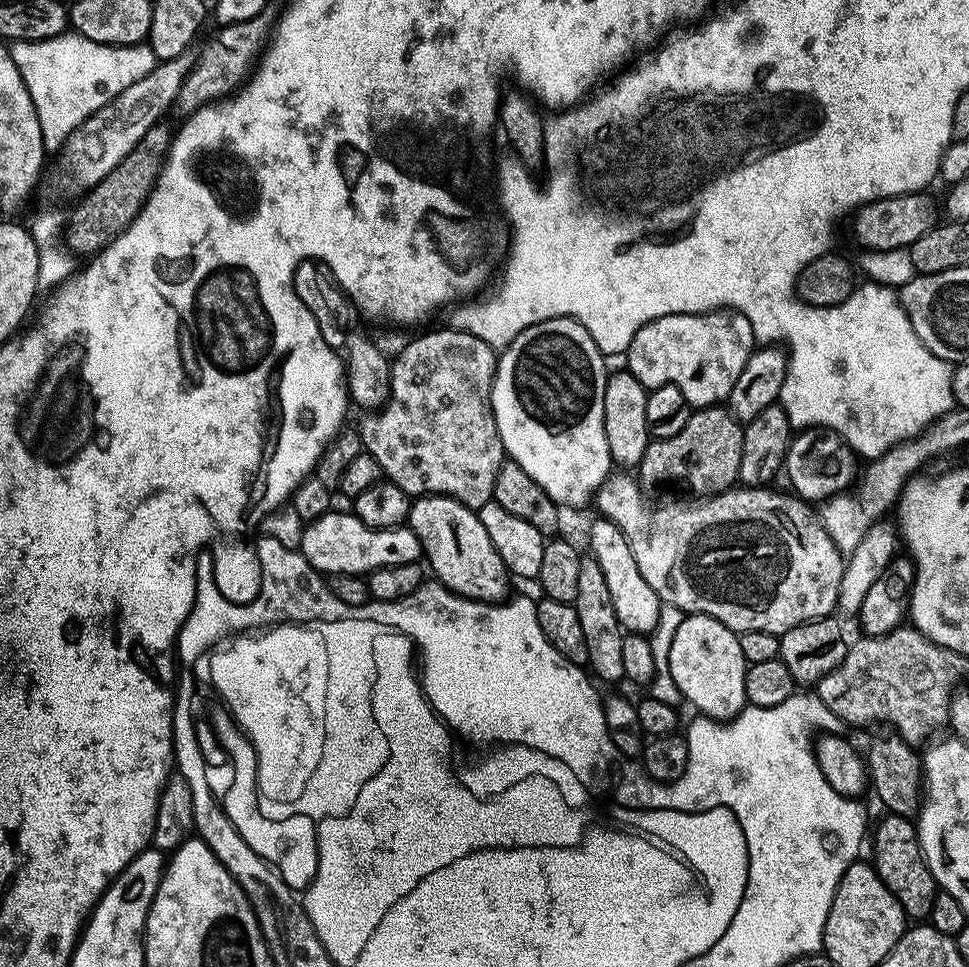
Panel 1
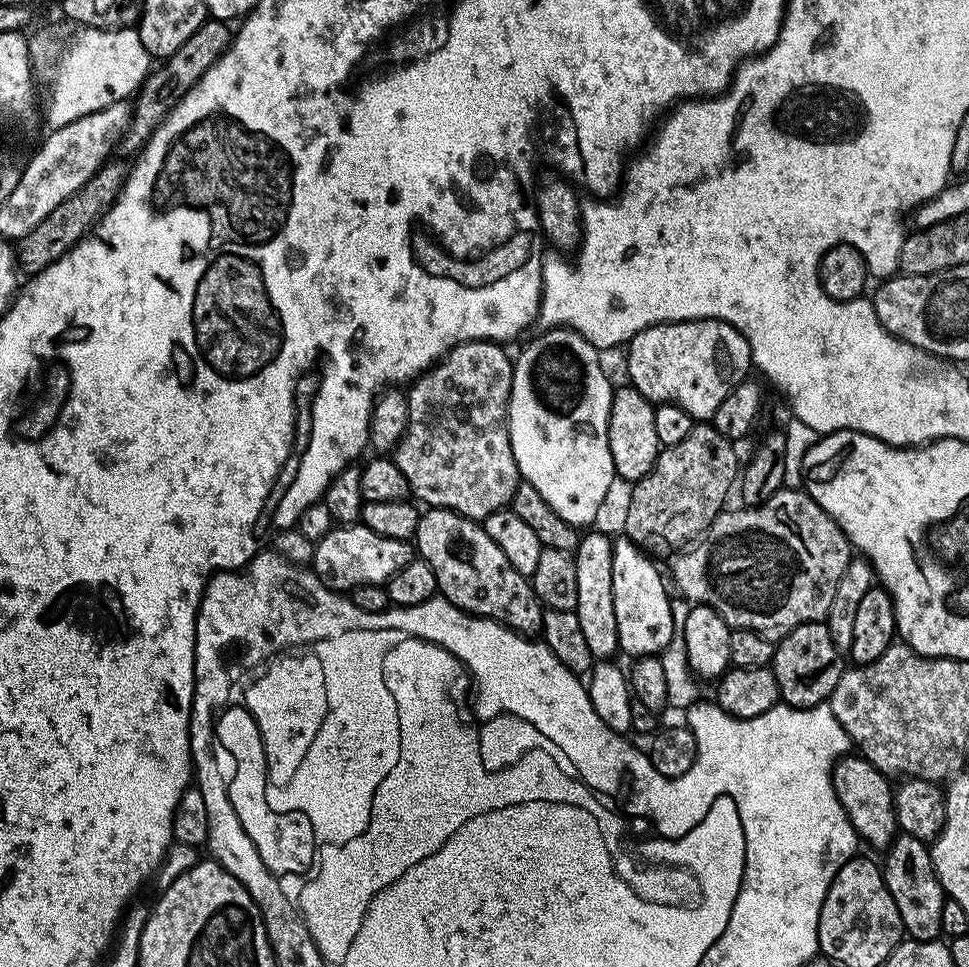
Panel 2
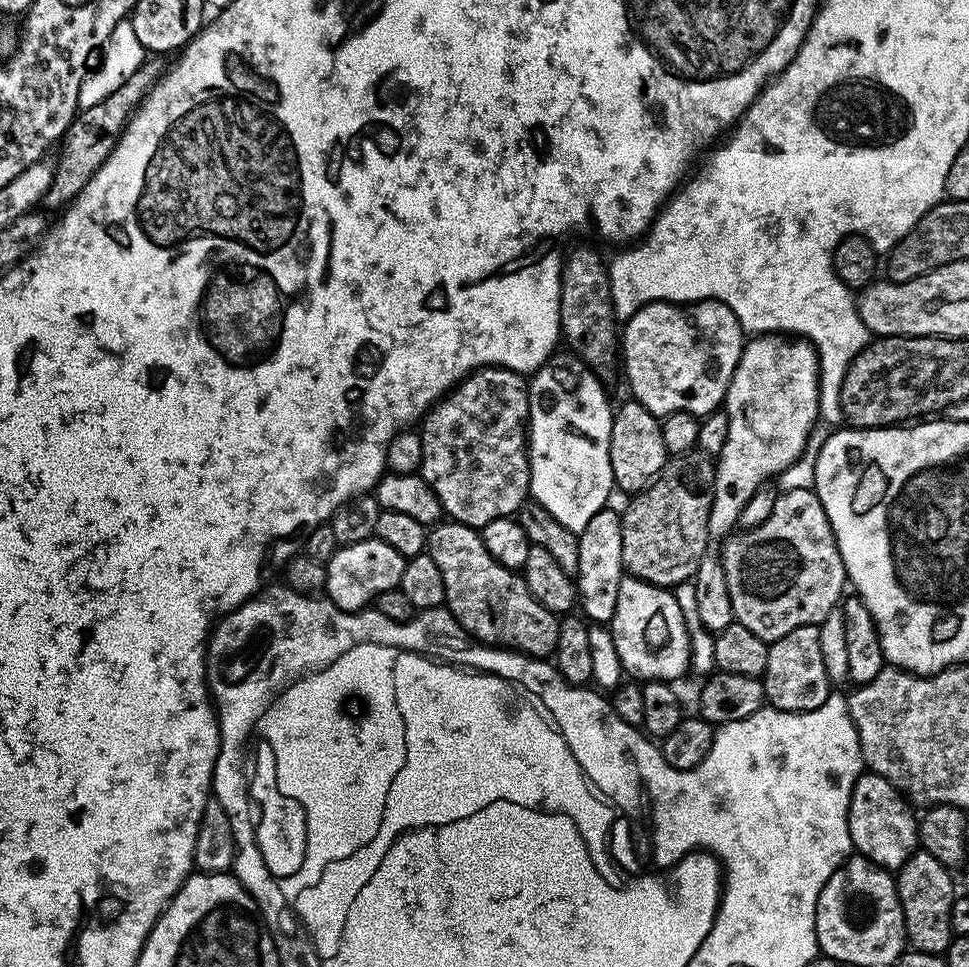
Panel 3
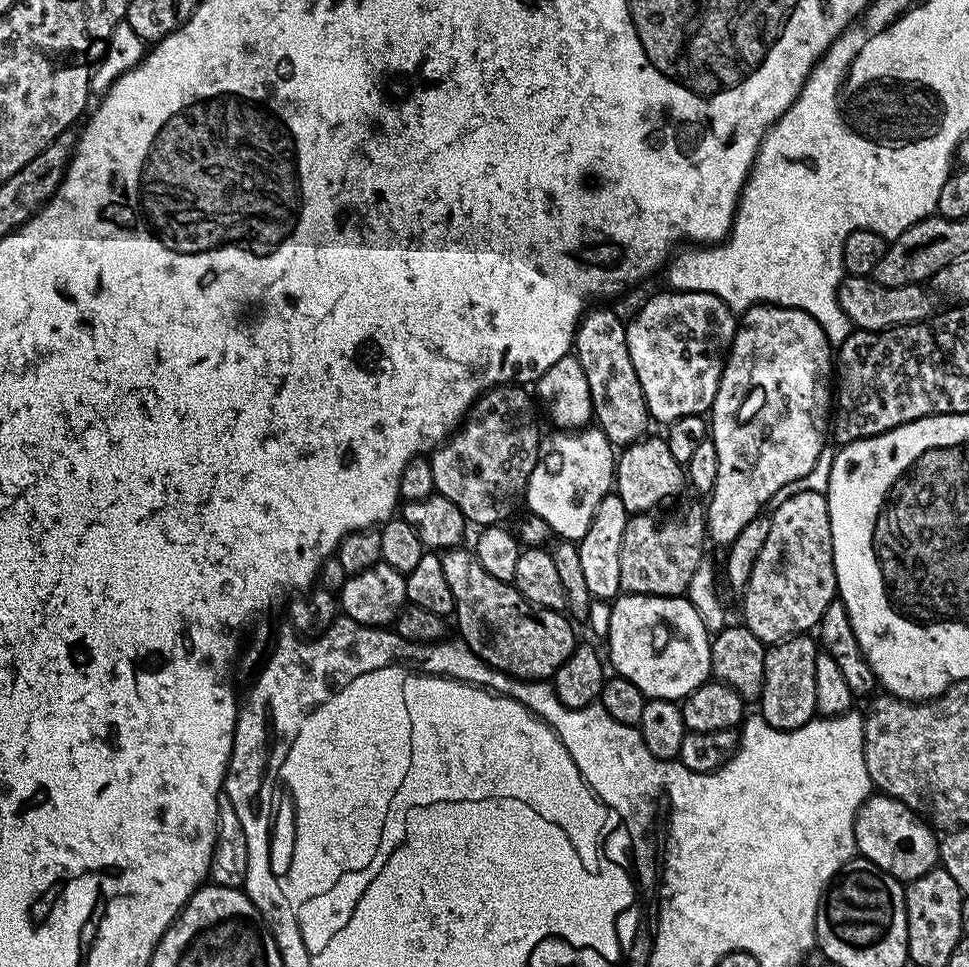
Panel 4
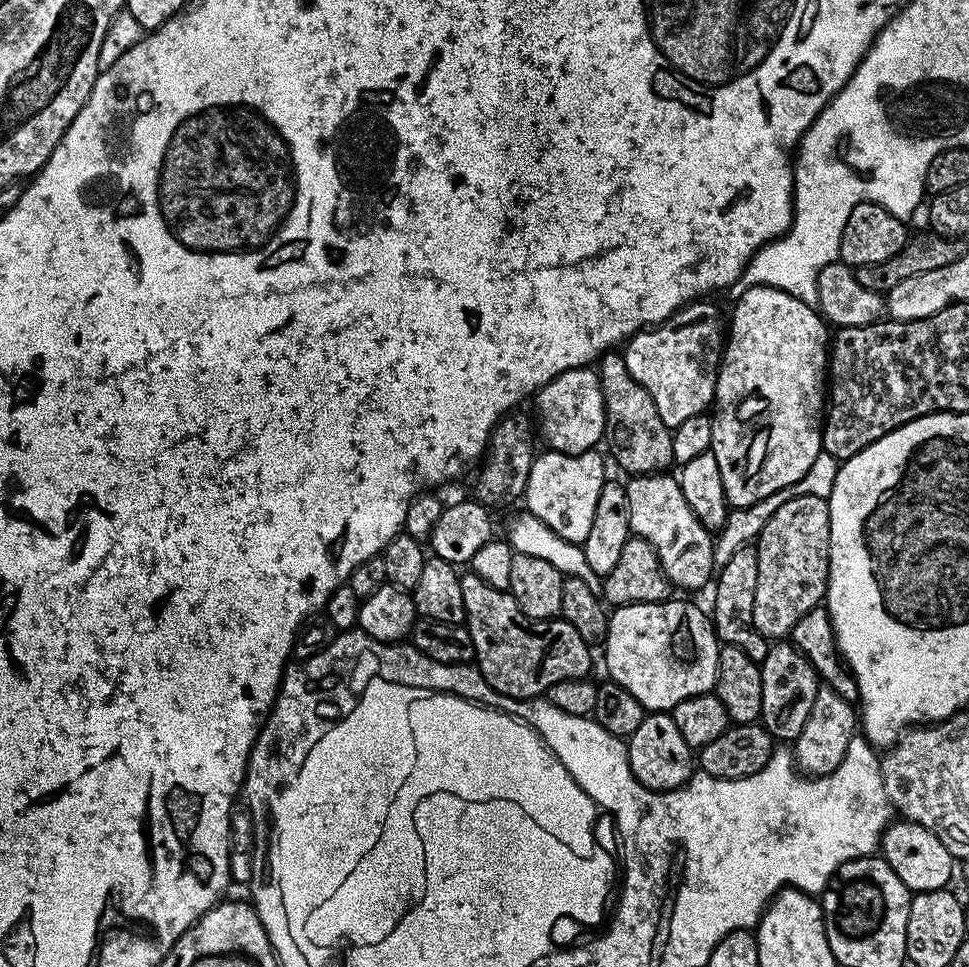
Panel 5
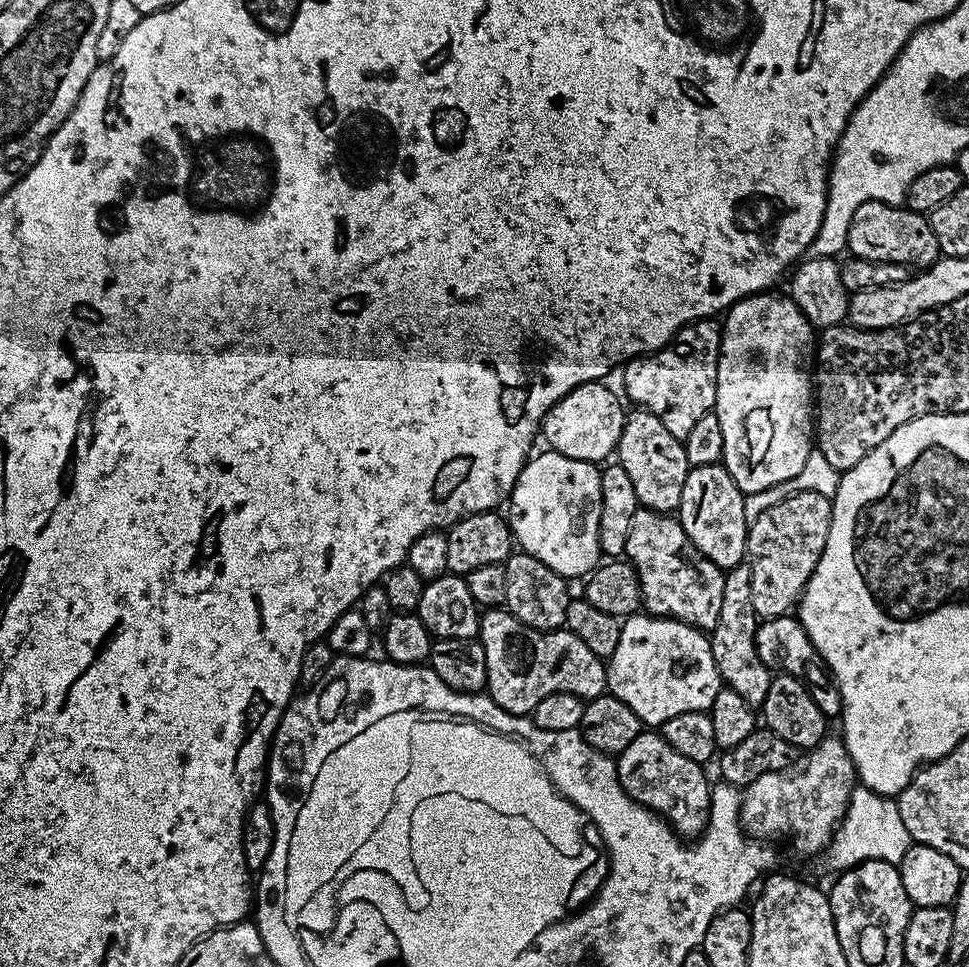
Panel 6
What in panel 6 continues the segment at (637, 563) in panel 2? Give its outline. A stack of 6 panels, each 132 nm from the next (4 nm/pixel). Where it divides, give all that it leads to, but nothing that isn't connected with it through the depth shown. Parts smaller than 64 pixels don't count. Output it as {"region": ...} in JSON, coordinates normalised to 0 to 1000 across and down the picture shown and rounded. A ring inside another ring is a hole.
{"region":[[[657,635],[649,637],[641,644],[640,659],[638,660],[638,669],[634,672],[634,676],[626,679],[625,690],[627,692],[627,710],[626,715],[631,719],[637,720],[642,726],[646,726],[646,730],[650,730],[650,734],[654,734],[654,738],[658,738],[662,750],[680,751],[687,747],[687,743],[696,743],[696,738],[708,738],[712,734],[720,734],[721,736],[730,736],[735,731],[737,722],[741,718],[741,714],[745,710],[745,704],[739,686],[737,685],[737,676],[735,675],[735,663],[723,650],[717,649],[714,645],[709,645],[703,641],[690,641],[687,637],[670,637],[668,635]]]}

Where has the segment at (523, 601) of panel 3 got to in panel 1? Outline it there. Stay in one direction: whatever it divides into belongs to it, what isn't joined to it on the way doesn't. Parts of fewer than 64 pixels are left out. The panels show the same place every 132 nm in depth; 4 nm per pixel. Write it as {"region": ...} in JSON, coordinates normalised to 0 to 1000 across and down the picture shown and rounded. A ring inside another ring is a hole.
{"region":[[[434,513],[424,518],[421,526],[420,545],[433,557],[433,570],[441,586],[451,601],[463,612],[480,620],[503,622],[503,616],[520,616],[524,612],[526,593],[518,577],[514,577],[514,569],[510,569],[510,560],[506,560],[506,552],[502,552],[502,544],[497,544],[494,533],[488,526],[465,517],[462,513]]]}

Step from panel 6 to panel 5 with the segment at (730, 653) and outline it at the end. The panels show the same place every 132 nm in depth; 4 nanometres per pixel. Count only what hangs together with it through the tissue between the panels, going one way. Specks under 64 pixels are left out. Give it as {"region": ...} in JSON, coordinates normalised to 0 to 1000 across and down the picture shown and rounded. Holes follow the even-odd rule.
{"region":[[[773,565],[760,570],[753,581],[742,584],[737,596],[739,617],[733,628],[735,648],[739,650],[739,661],[744,667],[756,666],[765,670],[781,685],[793,678],[795,663],[778,647],[778,610],[782,610],[782,573],[779,566]]]}

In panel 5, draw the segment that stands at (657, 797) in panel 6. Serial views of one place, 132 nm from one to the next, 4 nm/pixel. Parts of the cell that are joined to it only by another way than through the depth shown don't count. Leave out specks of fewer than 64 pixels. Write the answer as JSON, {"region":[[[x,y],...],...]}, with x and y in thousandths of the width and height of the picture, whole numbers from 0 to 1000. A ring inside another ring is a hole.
{"region":[[[669,736],[663,751],[647,762],[646,777],[650,784],[652,802],[658,805],[670,819],[690,819],[705,815],[716,801],[716,775],[704,763],[696,743],[689,736]]]}

